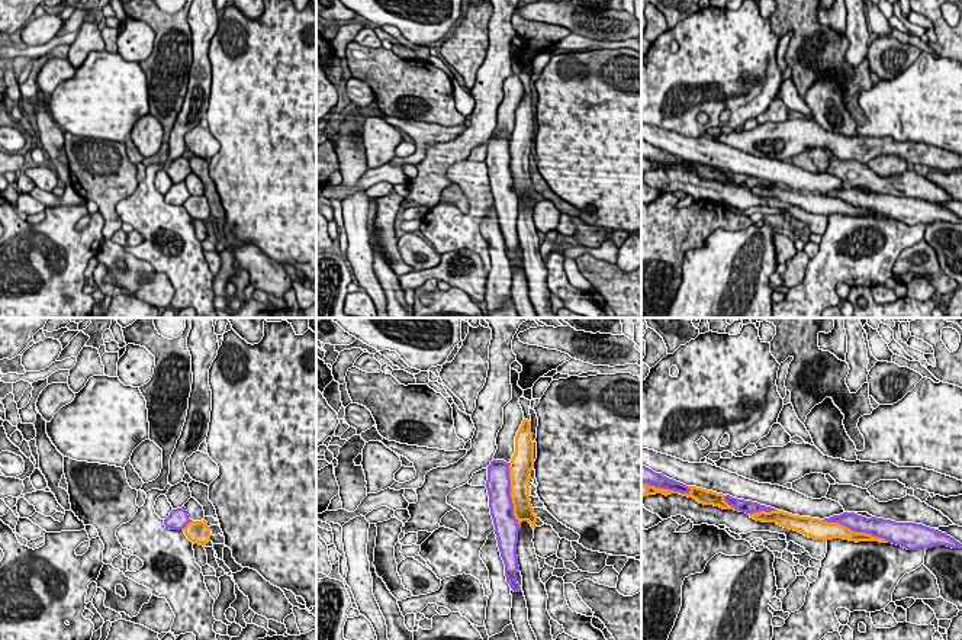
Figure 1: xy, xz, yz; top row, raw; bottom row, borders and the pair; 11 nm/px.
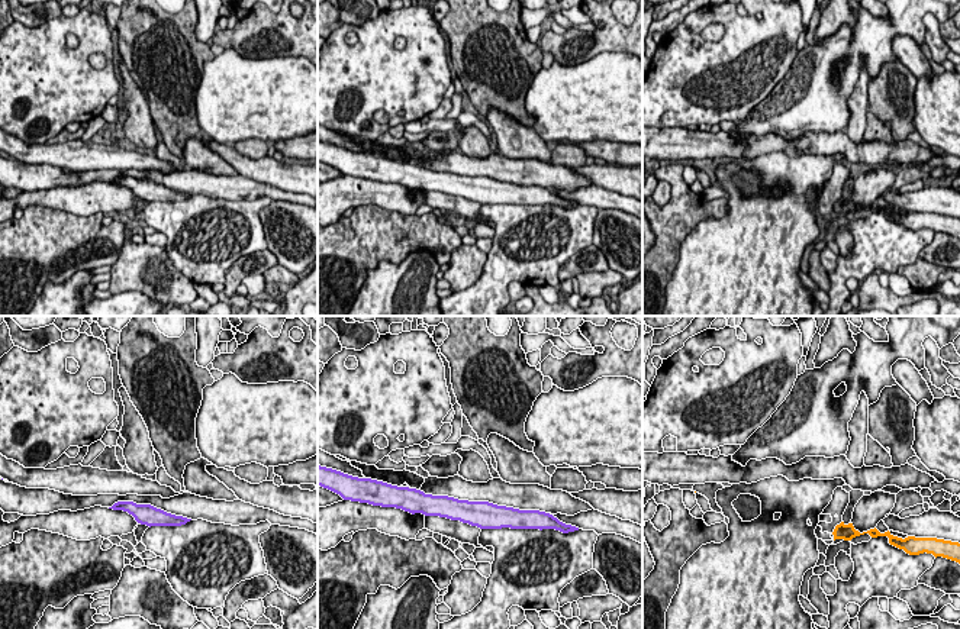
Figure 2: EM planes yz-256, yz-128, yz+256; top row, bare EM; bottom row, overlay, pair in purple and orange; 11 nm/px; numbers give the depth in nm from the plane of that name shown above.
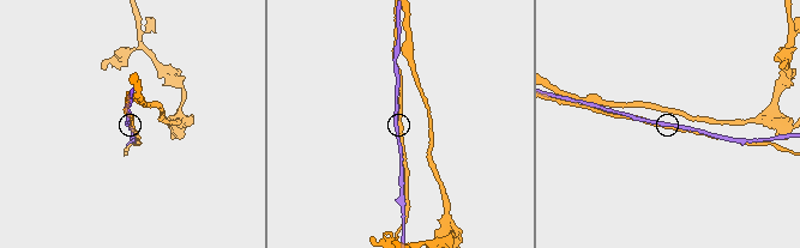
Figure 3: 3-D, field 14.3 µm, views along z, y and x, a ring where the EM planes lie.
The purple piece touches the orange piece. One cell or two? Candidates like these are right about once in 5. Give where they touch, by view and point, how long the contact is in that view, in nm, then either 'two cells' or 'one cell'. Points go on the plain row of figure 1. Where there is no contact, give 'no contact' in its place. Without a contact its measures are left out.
meets purple in yz at (855, 205); contact 800 nm long; two cells

